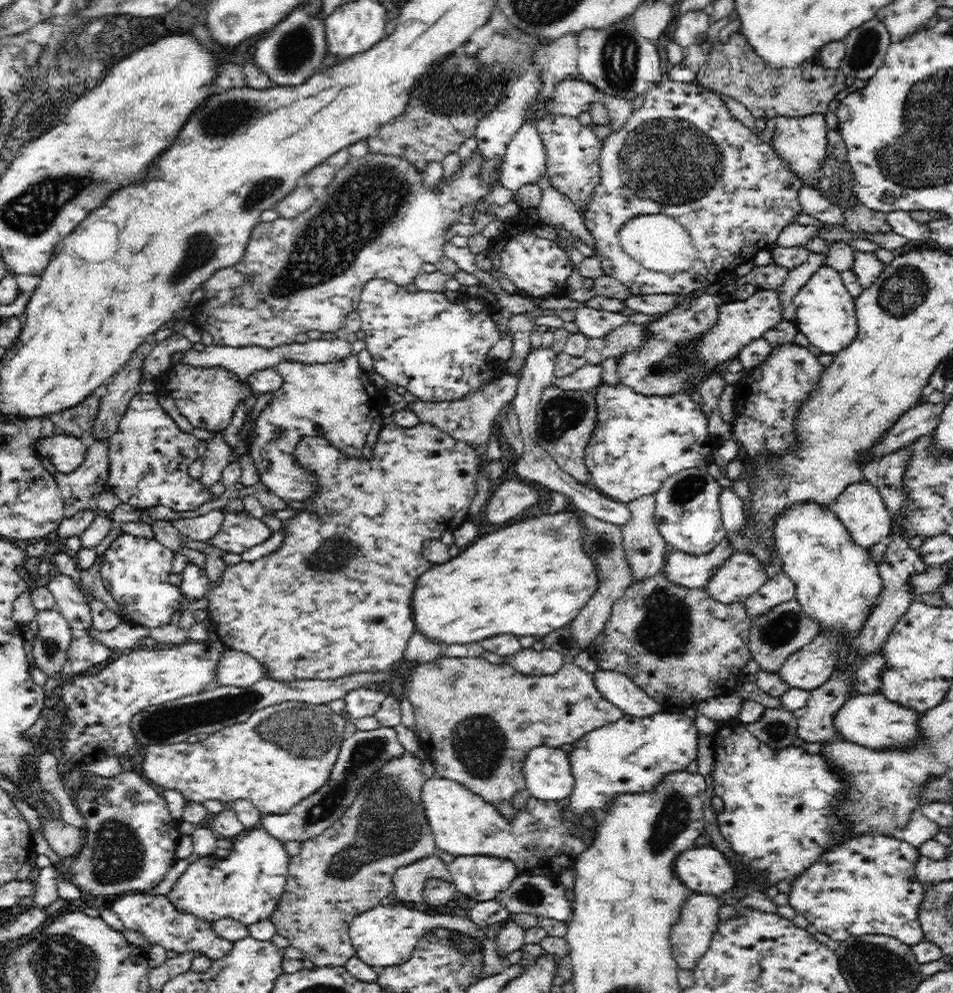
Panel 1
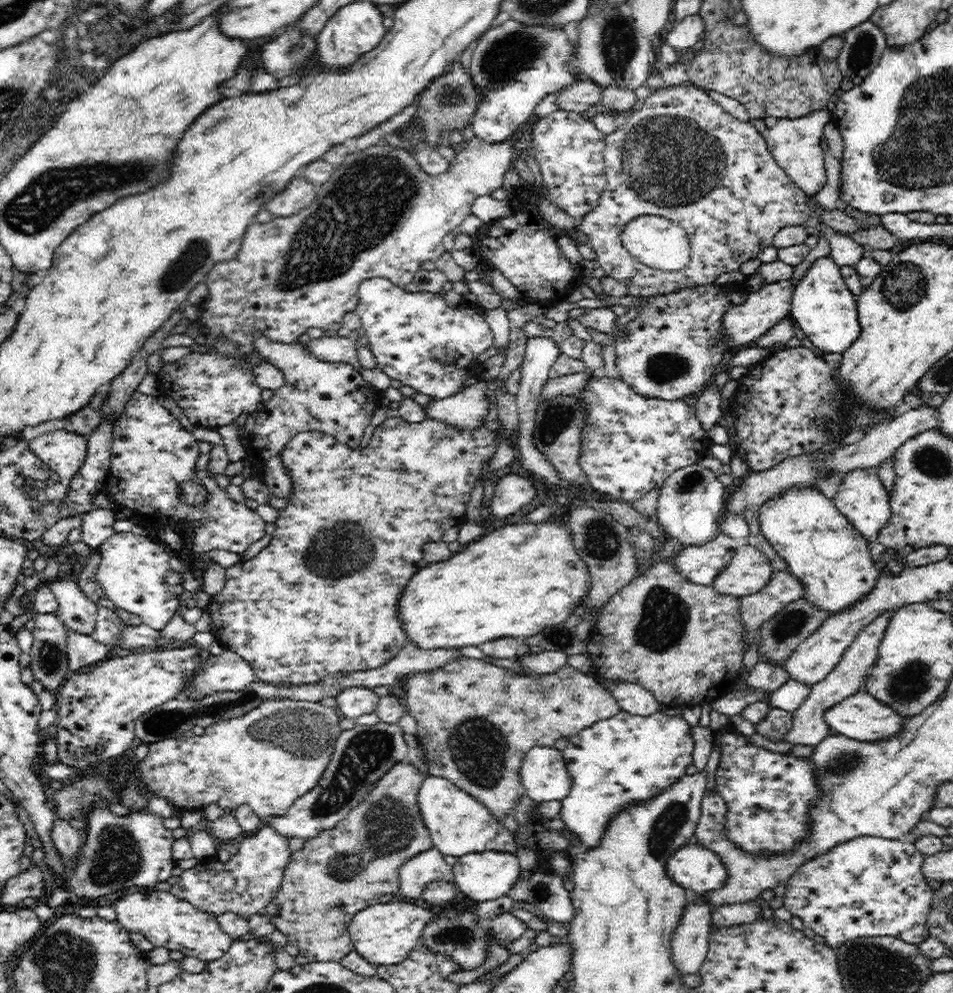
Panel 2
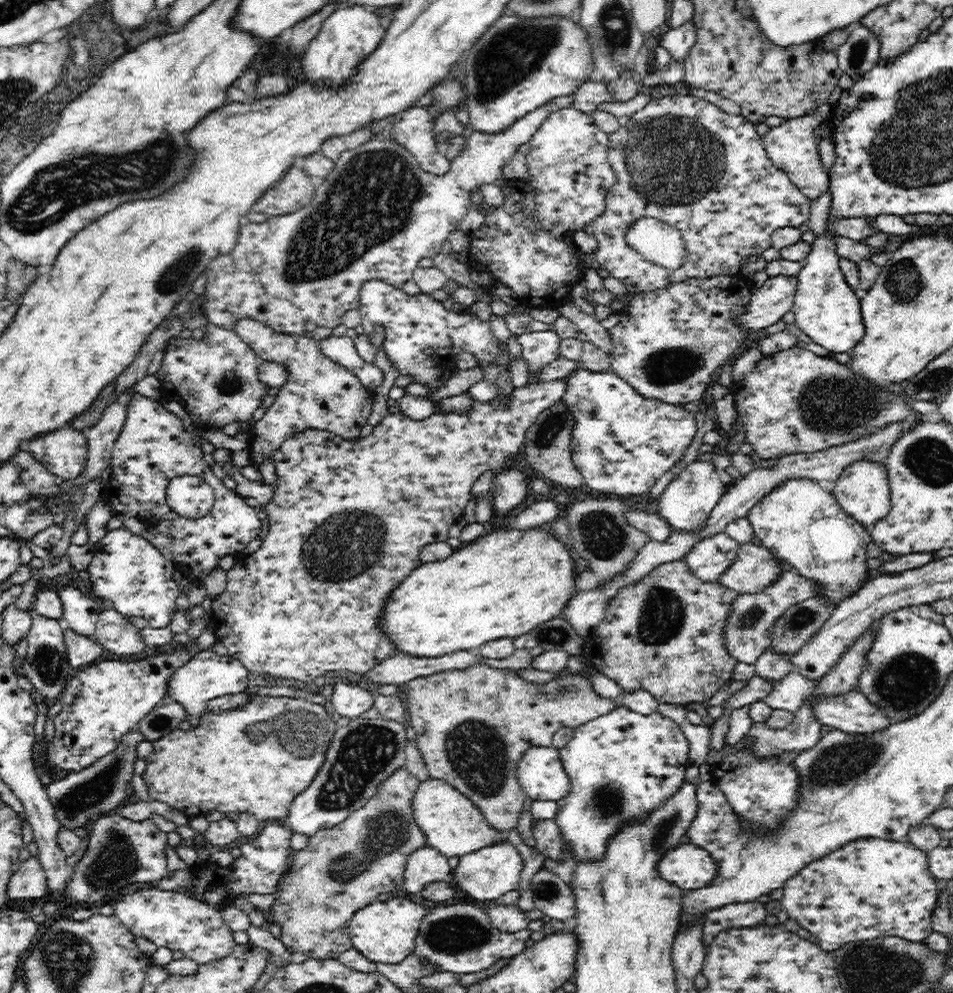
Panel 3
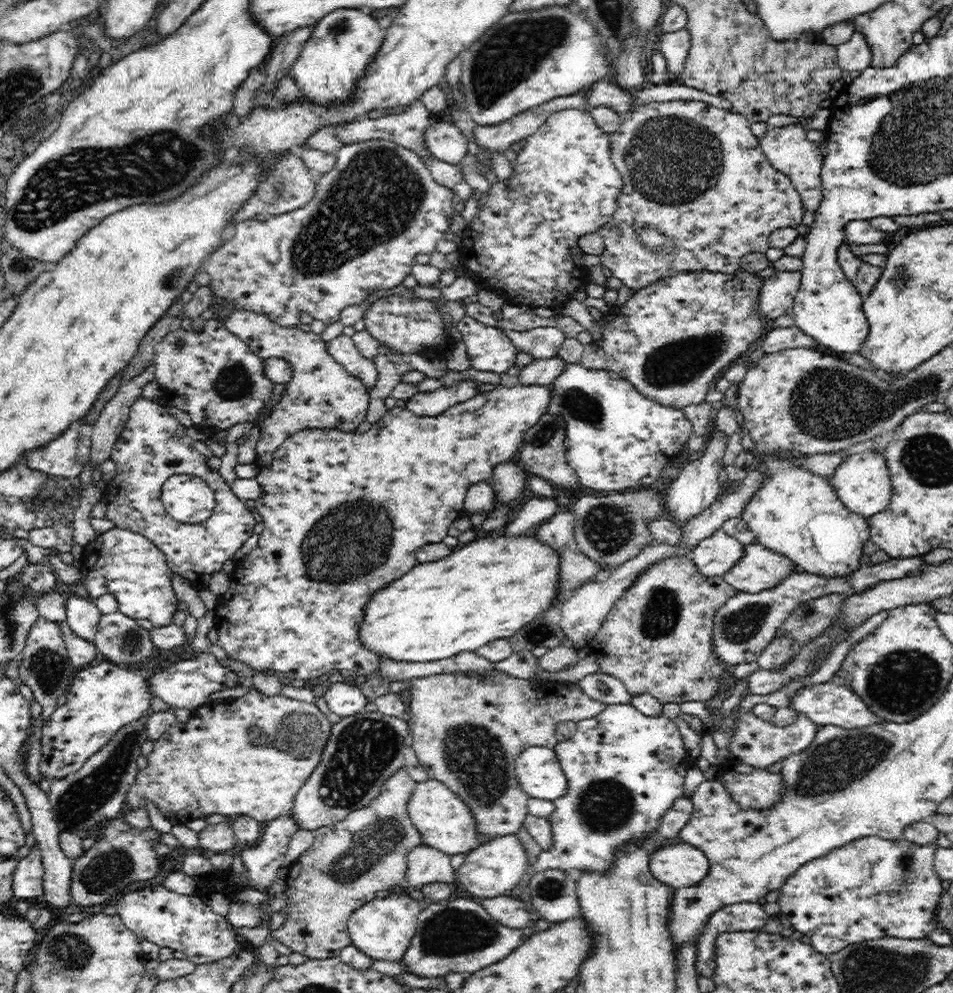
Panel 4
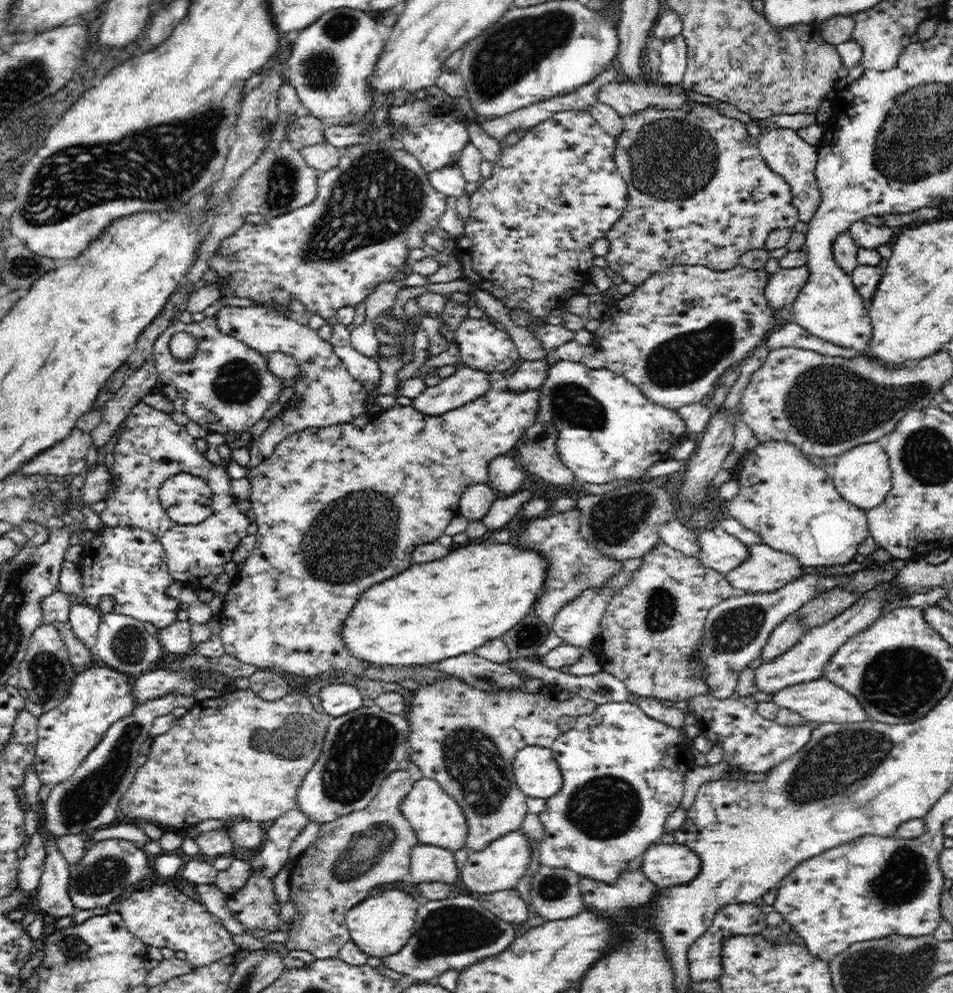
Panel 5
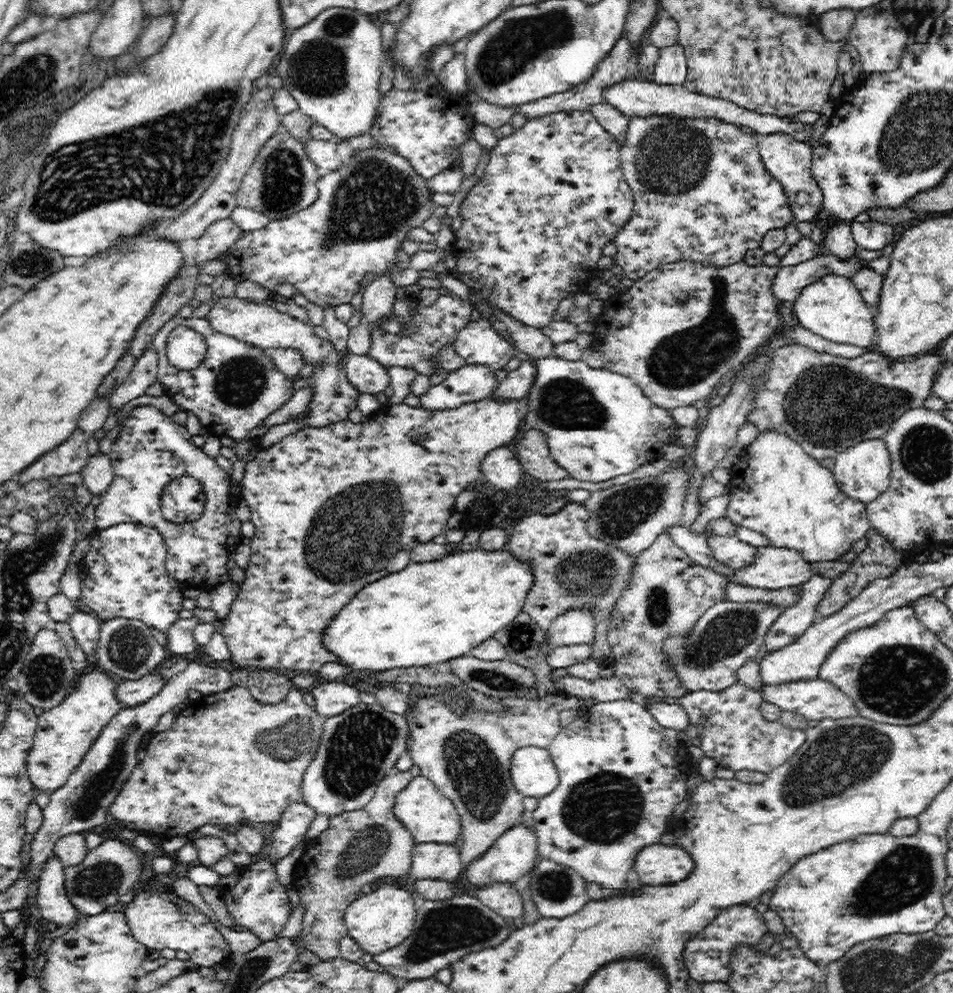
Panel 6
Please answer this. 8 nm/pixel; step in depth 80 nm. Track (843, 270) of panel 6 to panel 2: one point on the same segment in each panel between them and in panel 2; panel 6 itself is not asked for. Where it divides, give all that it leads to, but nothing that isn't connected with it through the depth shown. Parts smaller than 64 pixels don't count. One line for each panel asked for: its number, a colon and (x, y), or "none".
2: (763, 309)
3: (769, 303)
4: (777, 296)
5: (782, 287)

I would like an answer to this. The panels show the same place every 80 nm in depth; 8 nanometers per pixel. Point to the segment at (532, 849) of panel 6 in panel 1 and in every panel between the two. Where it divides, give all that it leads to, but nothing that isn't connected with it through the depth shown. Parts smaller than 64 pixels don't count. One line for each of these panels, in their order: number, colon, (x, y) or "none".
1: (479, 878)
2: (487, 875)
3: (488, 873)
4: (498, 865)
5: (500, 865)

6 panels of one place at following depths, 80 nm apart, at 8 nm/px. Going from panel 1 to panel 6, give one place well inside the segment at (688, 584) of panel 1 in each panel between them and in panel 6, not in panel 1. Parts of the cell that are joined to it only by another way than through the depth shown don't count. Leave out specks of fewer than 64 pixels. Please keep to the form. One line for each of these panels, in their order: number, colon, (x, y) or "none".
2: (702, 563)
3: (709, 558)
4: (716, 554)
5: (718, 550)
6: (727, 550)

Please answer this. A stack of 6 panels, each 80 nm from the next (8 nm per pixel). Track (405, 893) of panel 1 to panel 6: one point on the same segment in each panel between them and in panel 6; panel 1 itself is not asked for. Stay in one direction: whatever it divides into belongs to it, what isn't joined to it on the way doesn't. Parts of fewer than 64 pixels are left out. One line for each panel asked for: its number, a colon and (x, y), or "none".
2: (416, 873)
3: (425, 865)
4: (426, 865)
5: (429, 863)
6: (429, 860)

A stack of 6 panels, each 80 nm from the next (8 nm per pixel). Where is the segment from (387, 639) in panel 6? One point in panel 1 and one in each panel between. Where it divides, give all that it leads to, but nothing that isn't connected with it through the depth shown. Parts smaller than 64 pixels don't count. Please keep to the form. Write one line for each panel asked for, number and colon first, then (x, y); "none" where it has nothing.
1: (530, 578)
2: (517, 581)
3: (501, 586)
4: (488, 590)
5: (431, 612)

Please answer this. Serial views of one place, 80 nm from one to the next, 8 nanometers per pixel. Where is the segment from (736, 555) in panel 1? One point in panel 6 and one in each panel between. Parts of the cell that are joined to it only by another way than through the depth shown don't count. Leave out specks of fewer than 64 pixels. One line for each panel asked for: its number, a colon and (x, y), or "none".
2: (749, 570)
3: (755, 567)
4: (760, 569)
5: (766, 569)
6: (774, 568)

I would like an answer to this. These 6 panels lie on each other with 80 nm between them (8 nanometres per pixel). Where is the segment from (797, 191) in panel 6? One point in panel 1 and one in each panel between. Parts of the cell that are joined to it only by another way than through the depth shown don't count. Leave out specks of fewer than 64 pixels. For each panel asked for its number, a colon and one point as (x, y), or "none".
1: (800, 142)
2: (797, 144)
3: (793, 145)
4: (788, 150)
5: (789, 156)

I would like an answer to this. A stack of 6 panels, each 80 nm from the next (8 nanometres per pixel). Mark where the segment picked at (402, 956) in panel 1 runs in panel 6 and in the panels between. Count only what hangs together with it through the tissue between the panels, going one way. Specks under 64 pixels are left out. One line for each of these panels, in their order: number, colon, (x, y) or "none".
2: (384, 933)
3: (385, 931)
4: (382, 929)
5: (380, 926)
6: (377, 921)

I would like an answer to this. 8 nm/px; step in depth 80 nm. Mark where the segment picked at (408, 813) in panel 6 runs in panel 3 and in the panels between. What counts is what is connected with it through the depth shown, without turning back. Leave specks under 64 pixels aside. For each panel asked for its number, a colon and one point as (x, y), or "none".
3: (453, 825)
4: (444, 822)
5: (437, 818)

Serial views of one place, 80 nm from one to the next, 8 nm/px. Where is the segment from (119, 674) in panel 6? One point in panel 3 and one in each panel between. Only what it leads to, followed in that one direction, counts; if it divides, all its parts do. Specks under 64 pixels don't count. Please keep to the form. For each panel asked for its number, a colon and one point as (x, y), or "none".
3: (115, 634)
4: (118, 638)
5: (123, 643)

